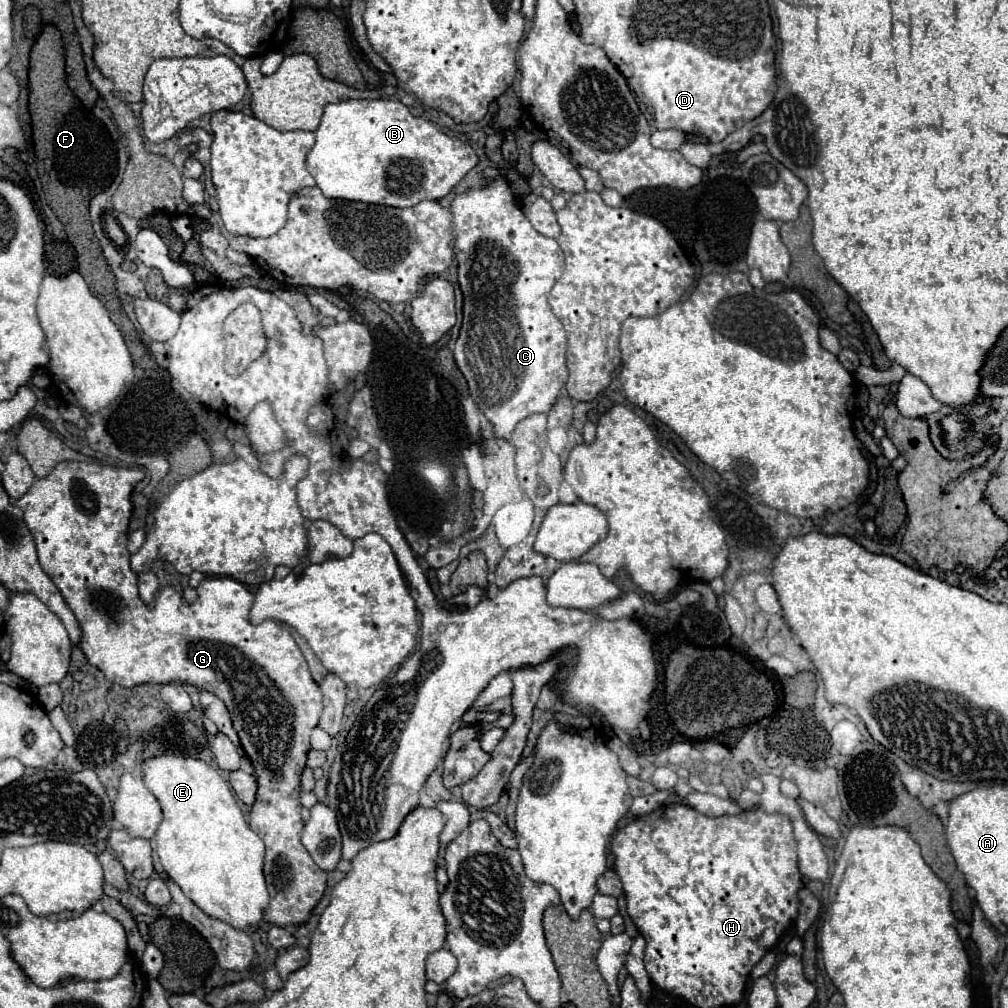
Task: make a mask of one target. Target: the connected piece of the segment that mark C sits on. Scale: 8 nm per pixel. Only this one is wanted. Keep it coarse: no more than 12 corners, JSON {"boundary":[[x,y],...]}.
{"boundary":[[506,180],[452,202],[454,358],[500,438],[548,412],[564,272]]}

